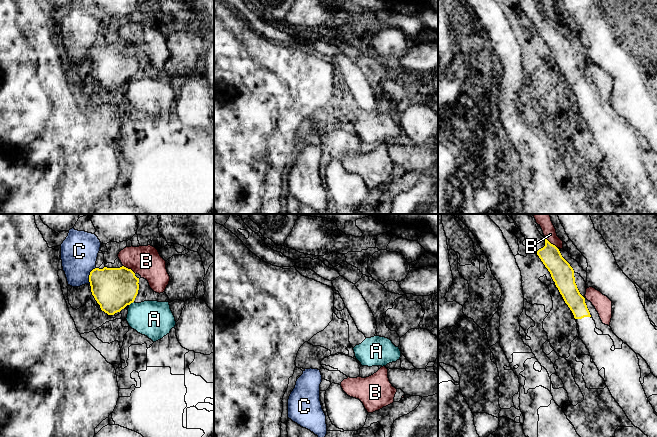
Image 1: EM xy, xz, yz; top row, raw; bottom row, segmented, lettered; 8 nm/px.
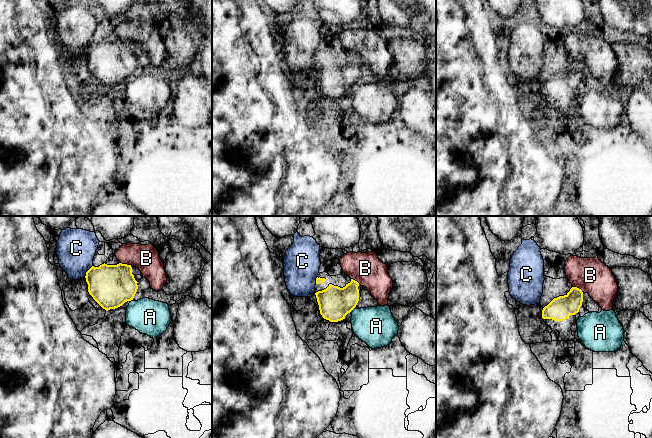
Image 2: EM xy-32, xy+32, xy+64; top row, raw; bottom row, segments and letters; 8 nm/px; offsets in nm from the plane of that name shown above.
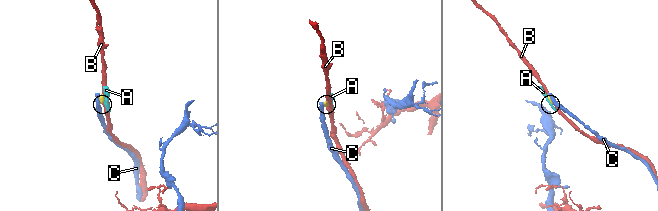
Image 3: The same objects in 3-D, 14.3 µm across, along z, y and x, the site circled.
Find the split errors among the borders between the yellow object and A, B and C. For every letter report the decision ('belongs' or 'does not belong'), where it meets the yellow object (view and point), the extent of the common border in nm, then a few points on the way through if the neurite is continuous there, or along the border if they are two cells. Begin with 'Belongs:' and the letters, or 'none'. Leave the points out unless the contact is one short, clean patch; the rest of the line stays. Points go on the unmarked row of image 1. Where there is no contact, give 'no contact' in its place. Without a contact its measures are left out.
Belongs: none
A: does not belong | xy (131, 78) | 50 nm | along xy (133, 77), (129, 81)
B: does not belong | yz (550, 19) | 140 nm
C: does not belong | xy (89, 51) | 140 nm | along xy (95, 43), (90, 48), (89, 59)

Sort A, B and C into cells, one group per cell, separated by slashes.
A / B / C

